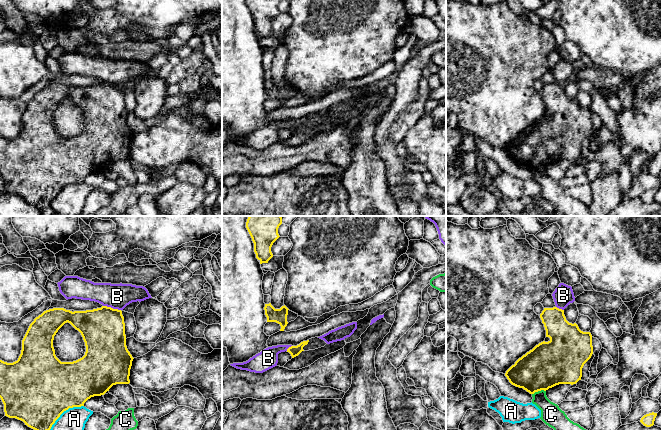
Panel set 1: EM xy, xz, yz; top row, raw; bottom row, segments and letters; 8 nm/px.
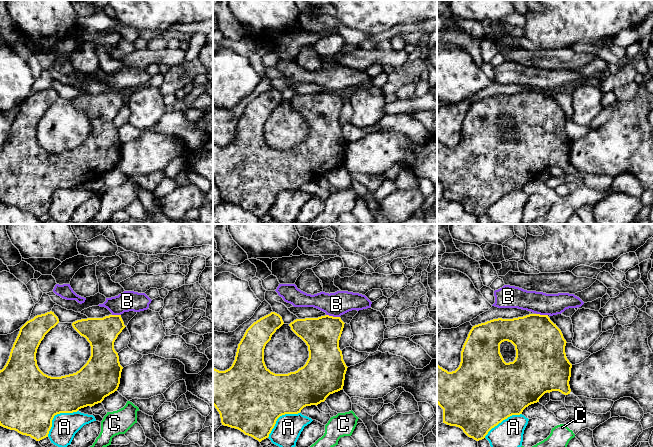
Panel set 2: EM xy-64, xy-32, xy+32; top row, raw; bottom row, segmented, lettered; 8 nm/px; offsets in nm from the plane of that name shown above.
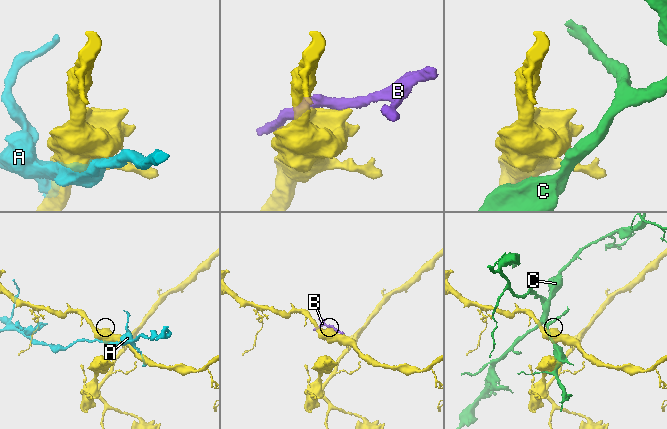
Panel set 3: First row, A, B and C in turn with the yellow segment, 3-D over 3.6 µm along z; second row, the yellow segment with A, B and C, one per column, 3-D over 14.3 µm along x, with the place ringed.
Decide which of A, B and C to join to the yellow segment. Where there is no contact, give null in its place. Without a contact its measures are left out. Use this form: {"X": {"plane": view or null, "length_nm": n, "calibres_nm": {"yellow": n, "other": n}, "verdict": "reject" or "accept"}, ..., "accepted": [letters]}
{"A": {"plane": "xy", "length_nm": 340, "calibres_nm": {"yellow": 500, "other": 180}, "verdict": "reject"}, "B": {"plane": "xy", "length_nm": 150, "calibres_nm": {"yellow": 360, "other": 200}, "verdict": "accept"}, "C": {"plane": "yz", "length_nm": 120, "calibres_nm": {"yellow": 360, "other": 170}, "verdict": "reject"}, "accepted": ["B"]}

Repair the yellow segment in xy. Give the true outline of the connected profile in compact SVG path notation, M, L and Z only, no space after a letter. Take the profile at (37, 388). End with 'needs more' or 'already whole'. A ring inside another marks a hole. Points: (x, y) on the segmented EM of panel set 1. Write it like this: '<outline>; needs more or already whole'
M107 306L74 312L64 308L46 310L30 324L22 340L18 360L13 363L0 360L0 398L4 404L5 416L21 420L34 430L50 430L60 415L69 408L84 406L88 399L104 395L113 385L129 384L133 359L126 346L125 323L121 310ZM67 322L81 333L86 346L85 355L73 362L61 362L53 347L54 336Z; already whole

